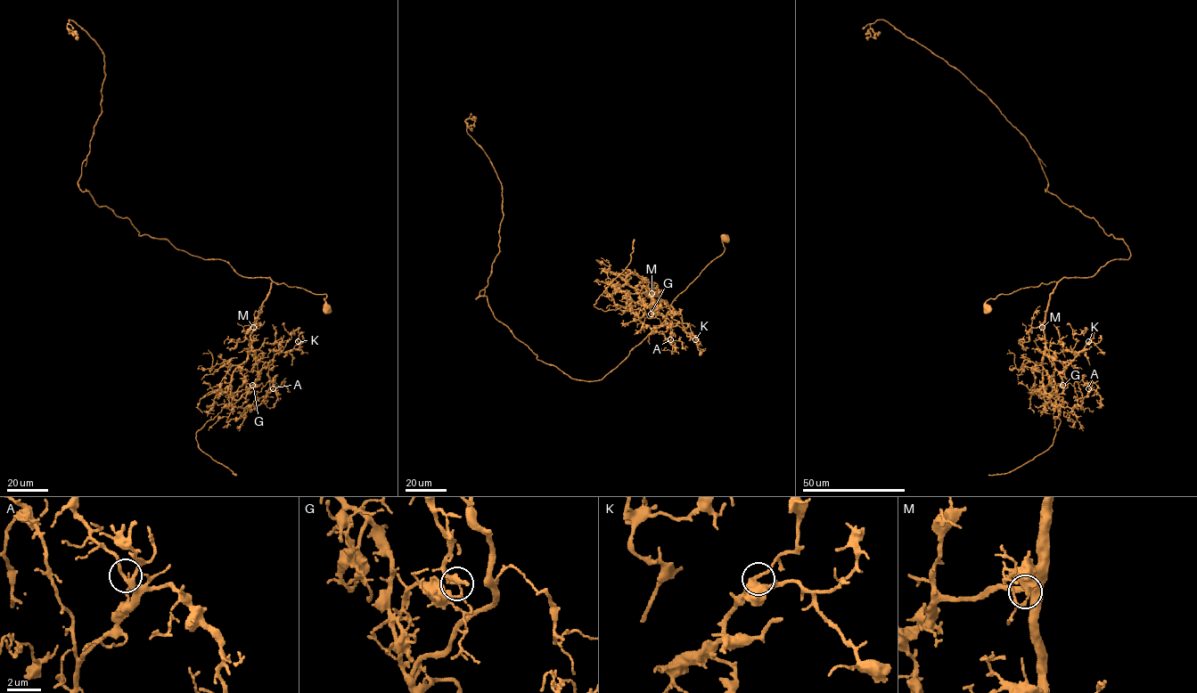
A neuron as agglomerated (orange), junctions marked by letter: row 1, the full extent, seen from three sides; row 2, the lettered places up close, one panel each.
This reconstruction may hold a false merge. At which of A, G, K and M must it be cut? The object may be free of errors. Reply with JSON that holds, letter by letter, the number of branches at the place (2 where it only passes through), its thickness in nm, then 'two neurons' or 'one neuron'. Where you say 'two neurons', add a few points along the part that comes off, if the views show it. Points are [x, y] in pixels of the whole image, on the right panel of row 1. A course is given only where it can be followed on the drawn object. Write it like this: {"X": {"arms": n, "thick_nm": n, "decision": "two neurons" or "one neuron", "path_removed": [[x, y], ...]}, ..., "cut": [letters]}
{"A": {"arms": 3, "thick_nm": 200, "decision": "one neuron"}, "G": {"arms": 2, "thick_nm": 150, "decision": "two neurons", "path_removed": [[1063, 385], [1064, 388], [1058, 385], [1051, 392], [1061, 420], [1053, 444], [1011, 471], [988, 475]]}, "K": {"arms": 2, "thick_nm": 360, "decision": "one neuron"}, "M": {"arms": 3, "thick_nm": 320, "decision": "one neuron"}, "cut": ["G"]}

